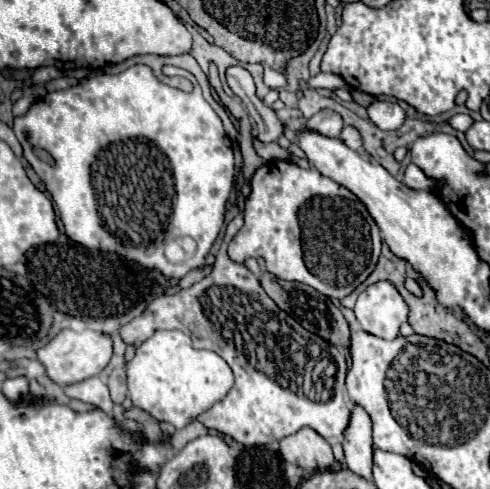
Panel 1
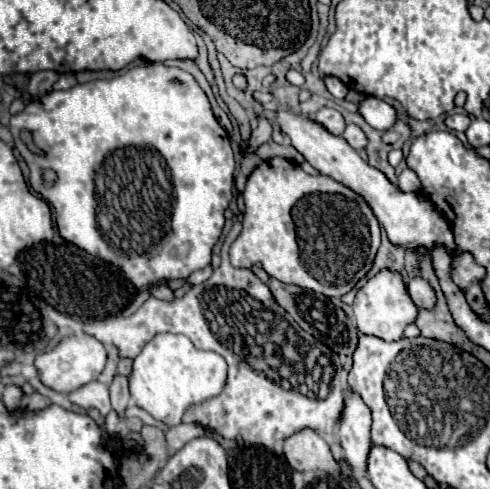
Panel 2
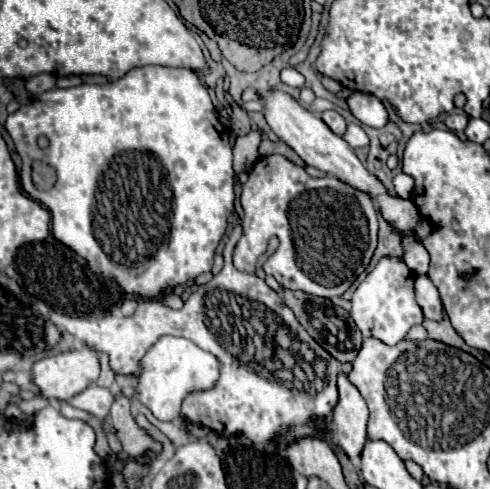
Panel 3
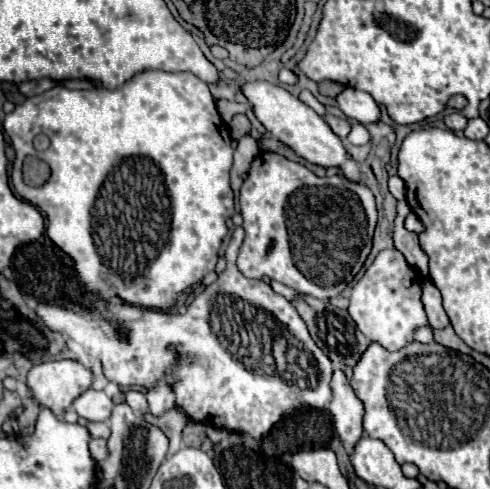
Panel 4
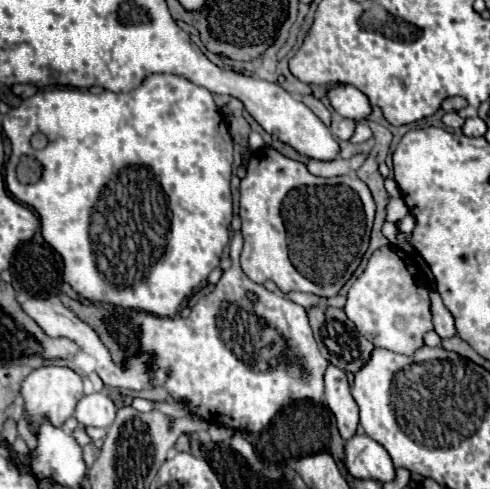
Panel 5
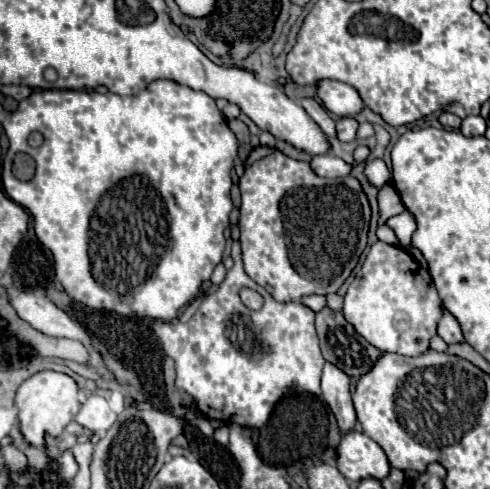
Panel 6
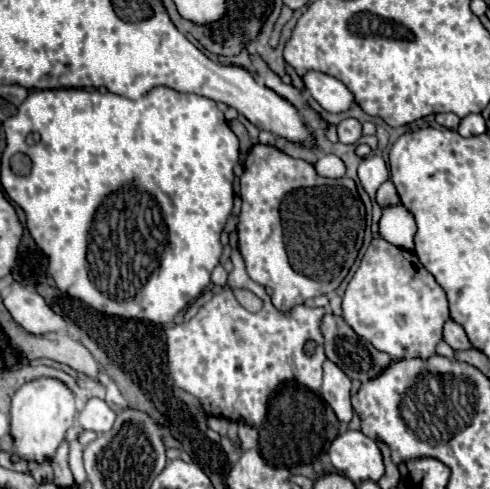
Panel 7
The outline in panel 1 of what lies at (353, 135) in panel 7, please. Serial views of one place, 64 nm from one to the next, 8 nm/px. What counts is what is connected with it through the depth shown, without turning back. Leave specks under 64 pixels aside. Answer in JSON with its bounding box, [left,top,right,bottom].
[306,108,344,138]

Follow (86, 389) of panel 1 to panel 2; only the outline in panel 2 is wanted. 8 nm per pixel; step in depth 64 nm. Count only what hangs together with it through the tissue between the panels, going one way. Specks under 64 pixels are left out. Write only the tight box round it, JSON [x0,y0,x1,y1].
[68,382,112,416]

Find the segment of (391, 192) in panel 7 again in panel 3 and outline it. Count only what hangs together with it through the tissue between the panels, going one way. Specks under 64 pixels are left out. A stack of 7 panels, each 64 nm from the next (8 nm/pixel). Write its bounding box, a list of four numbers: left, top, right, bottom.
[402,232,428,274]

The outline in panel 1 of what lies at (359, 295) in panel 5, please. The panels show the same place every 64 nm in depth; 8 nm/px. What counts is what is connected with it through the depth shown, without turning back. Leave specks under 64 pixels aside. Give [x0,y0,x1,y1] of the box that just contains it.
[354,280,408,340]

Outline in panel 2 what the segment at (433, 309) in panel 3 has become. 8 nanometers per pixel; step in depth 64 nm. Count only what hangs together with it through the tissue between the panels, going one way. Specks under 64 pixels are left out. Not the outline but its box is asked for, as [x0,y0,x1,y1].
[408,276,436,308]

